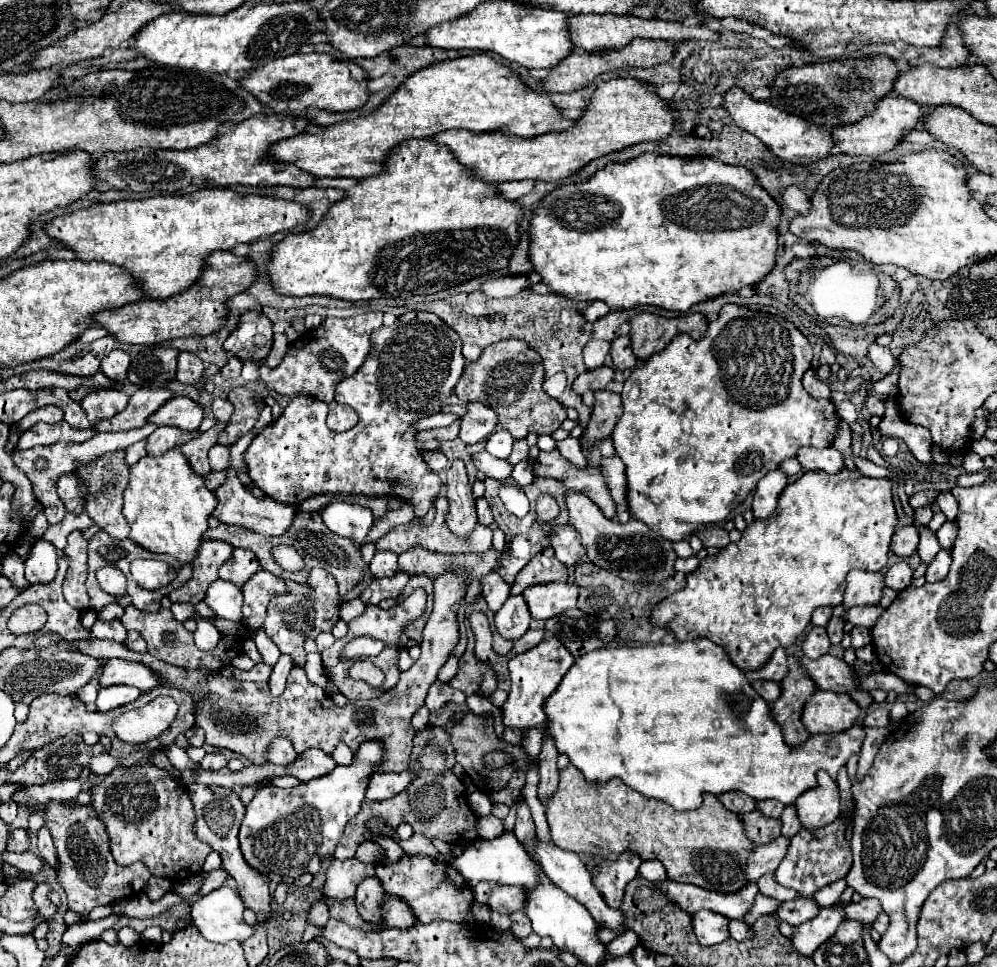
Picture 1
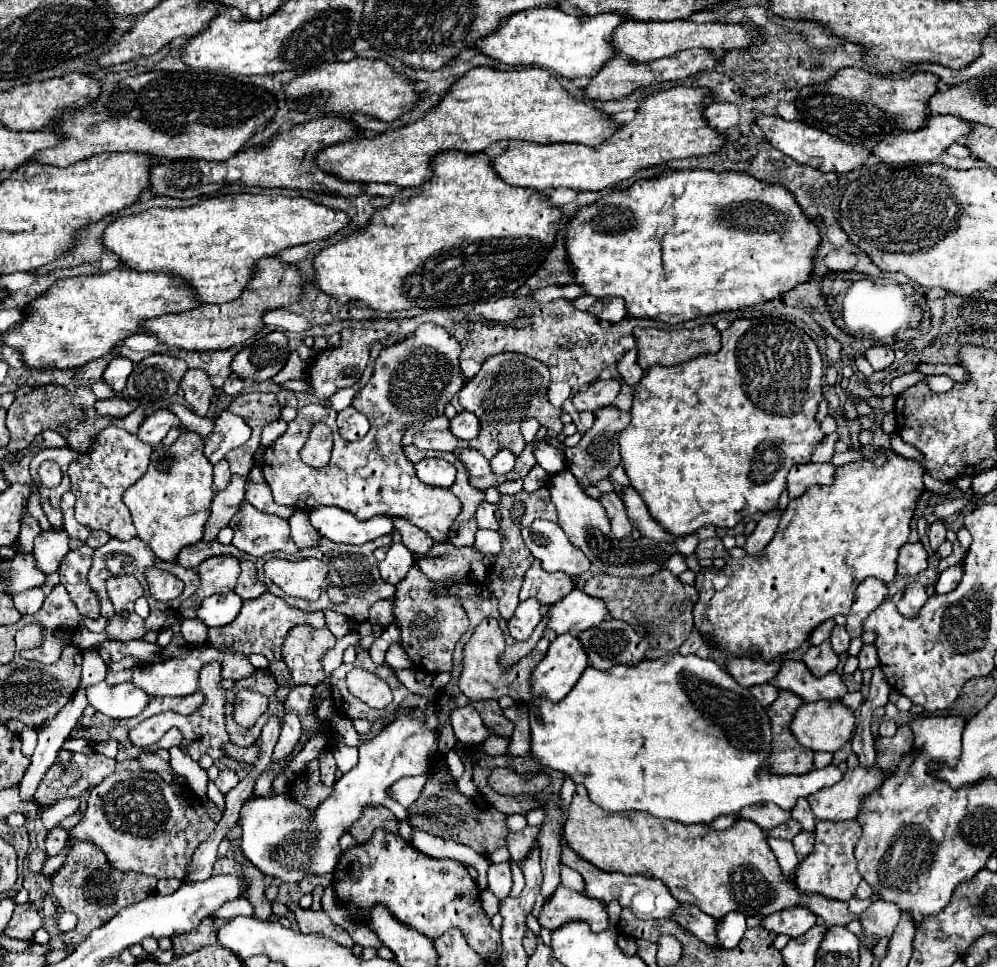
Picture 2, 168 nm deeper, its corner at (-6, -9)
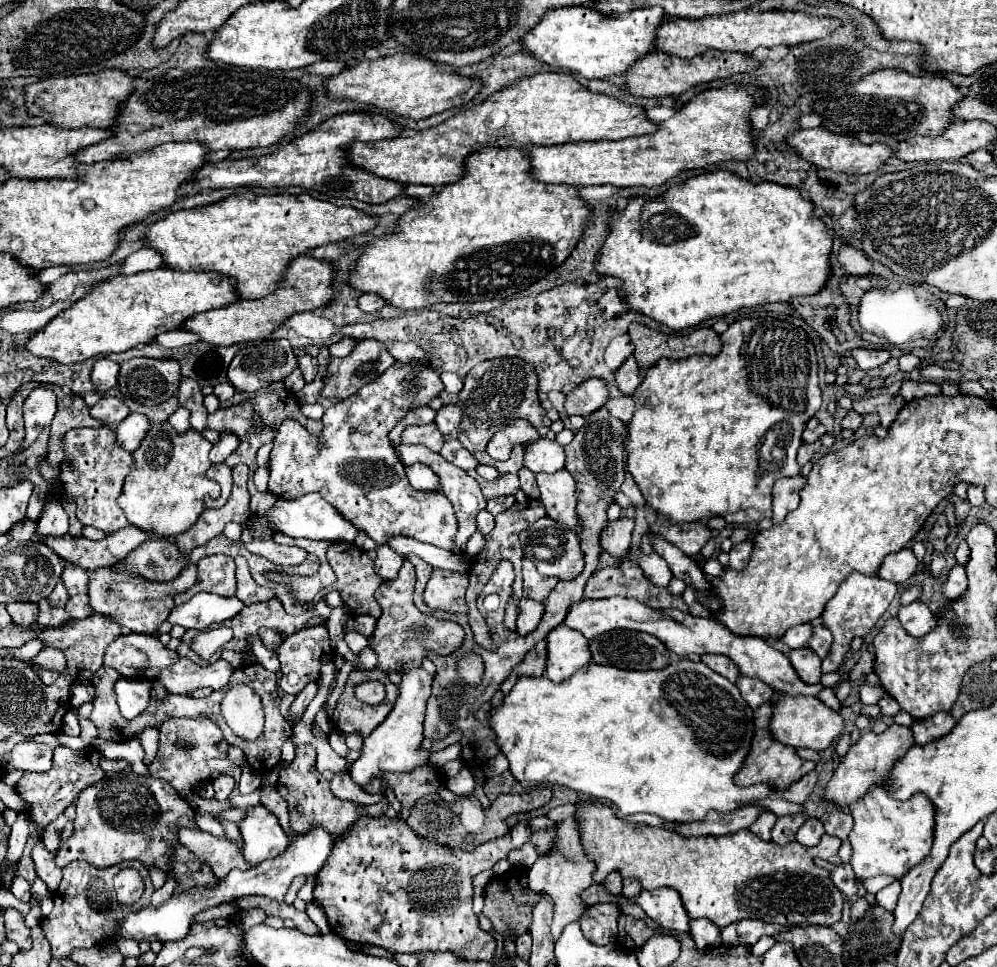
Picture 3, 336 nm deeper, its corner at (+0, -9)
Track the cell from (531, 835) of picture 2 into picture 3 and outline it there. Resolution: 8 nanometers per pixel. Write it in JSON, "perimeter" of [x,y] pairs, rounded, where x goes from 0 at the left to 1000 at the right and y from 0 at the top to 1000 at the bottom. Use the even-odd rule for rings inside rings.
{"perimeter":[[[559,852],[553,856],[543,856],[543,858],[535,860],[531,871],[539,877],[539,881],[543,885],[545,881],[551,881],[553,877],[557,877],[557,869],[559,869]]]}

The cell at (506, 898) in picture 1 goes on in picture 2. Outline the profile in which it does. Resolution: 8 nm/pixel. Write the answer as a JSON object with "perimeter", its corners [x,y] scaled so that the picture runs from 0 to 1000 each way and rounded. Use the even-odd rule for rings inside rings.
{"perimeter":[[[563,916],[555,925],[555,931],[551,931],[551,935],[545,935],[541,956],[549,962],[555,962],[577,951],[589,953],[595,964],[605,964],[615,960],[611,956],[609,935],[605,931],[597,931]]]}

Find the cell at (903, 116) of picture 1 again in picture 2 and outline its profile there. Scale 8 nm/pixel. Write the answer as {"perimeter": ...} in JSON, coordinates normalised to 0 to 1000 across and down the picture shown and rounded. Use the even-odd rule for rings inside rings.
{"perimeter":[[[932,120],[932,128],[920,137],[912,139],[902,139],[902,141],[890,141],[876,153],[876,161],[880,161],[888,170],[908,170],[908,168],[920,168],[920,170],[930,170],[938,168],[954,149],[966,147],[968,141],[972,139],[974,128],[970,124],[958,122],[958,120]]]}

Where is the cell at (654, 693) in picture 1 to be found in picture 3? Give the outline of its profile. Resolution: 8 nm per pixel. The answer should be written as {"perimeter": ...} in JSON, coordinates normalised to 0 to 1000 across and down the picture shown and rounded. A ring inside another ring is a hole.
{"perimeter":[[[683,683],[679,687],[671,687],[669,691],[663,691],[663,693],[645,693],[645,695],[623,693],[617,689],[601,689],[601,687],[593,685],[563,707],[555,707],[547,699],[543,699],[543,701],[529,701],[527,699],[507,720],[505,730],[501,730],[498,734],[492,734],[492,753],[498,759],[498,767],[503,771],[503,778],[509,782],[509,786],[513,790],[511,792],[513,800],[523,809],[523,813],[527,817],[533,817],[535,813],[545,811],[545,809],[555,809],[555,811],[569,813],[581,821],[589,821],[595,825],[607,825],[607,827],[615,829],[625,842],[649,840],[649,842],[659,842],[659,844],[663,844],[667,848],[675,848],[675,850],[701,850],[709,844],[709,840],[717,838],[721,842],[731,842],[731,840],[737,840],[741,834],[749,834],[753,829],[763,829],[763,827],[777,821],[773,811],[757,811],[751,815],[737,813],[735,805],[743,796],[745,788],[749,786],[749,780],[753,776],[755,734],[745,724],[745,720],[741,718],[741,711],[737,707],[733,707],[727,699],[715,695],[705,685]]]}

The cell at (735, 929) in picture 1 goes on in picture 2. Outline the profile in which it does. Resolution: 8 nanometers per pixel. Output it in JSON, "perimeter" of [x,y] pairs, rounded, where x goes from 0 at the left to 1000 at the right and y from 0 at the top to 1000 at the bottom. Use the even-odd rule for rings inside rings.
{"perimeter":[[[733,943],[725,951],[721,951],[719,958],[719,974],[725,980],[737,980],[749,962],[747,958],[747,947],[743,943]]]}

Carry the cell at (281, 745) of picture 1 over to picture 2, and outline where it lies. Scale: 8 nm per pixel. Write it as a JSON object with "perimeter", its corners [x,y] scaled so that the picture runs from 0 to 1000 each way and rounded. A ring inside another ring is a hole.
{"perimeter":[[[288,736],[286,738],[286,747],[284,747],[284,753],[282,753],[280,767],[278,767],[276,778],[274,778],[274,788],[276,786],[284,786],[284,784],[288,784],[292,780],[292,776],[300,767],[302,755],[304,753],[302,753],[302,747],[300,747],[298,736]]]}

